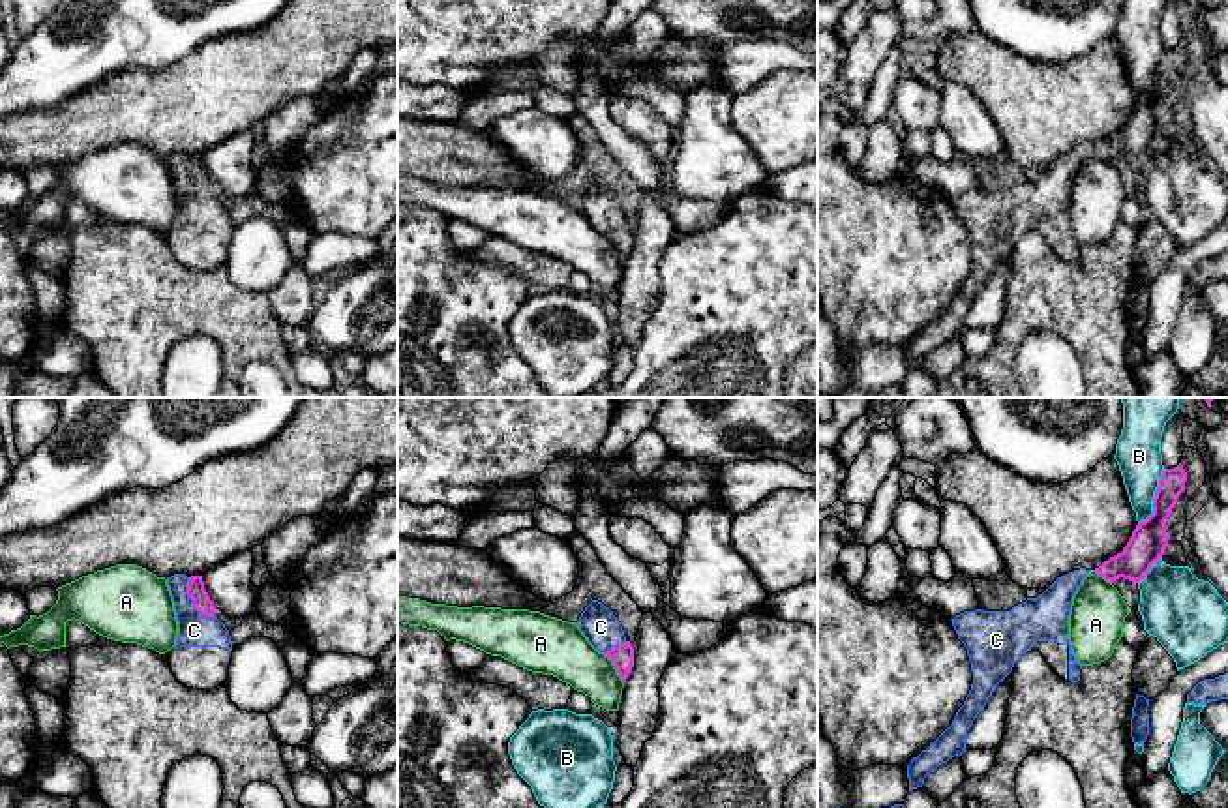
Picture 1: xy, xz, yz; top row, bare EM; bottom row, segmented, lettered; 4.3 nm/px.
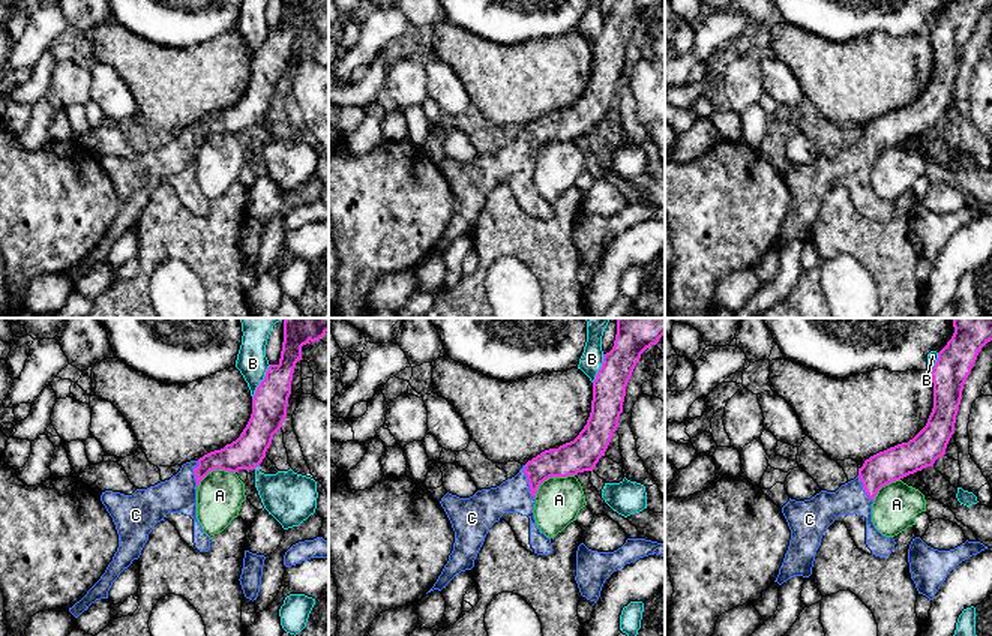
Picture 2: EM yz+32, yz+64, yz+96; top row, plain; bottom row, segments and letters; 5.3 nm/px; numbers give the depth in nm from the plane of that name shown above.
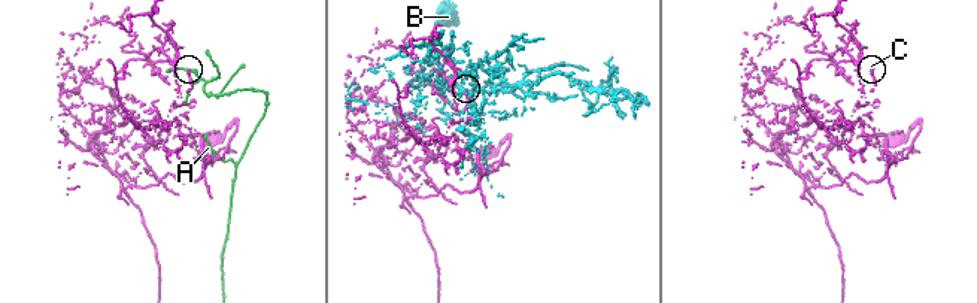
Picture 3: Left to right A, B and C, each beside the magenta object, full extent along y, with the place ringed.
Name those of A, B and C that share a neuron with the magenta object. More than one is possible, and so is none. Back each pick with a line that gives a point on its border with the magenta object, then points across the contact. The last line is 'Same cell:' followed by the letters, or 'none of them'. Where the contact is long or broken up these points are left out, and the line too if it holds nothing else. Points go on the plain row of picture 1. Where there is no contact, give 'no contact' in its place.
C: meets magenta in xy at (194, 182); runs through xy (195, 167), (194, 182), (194, 210)
Same cell: C

